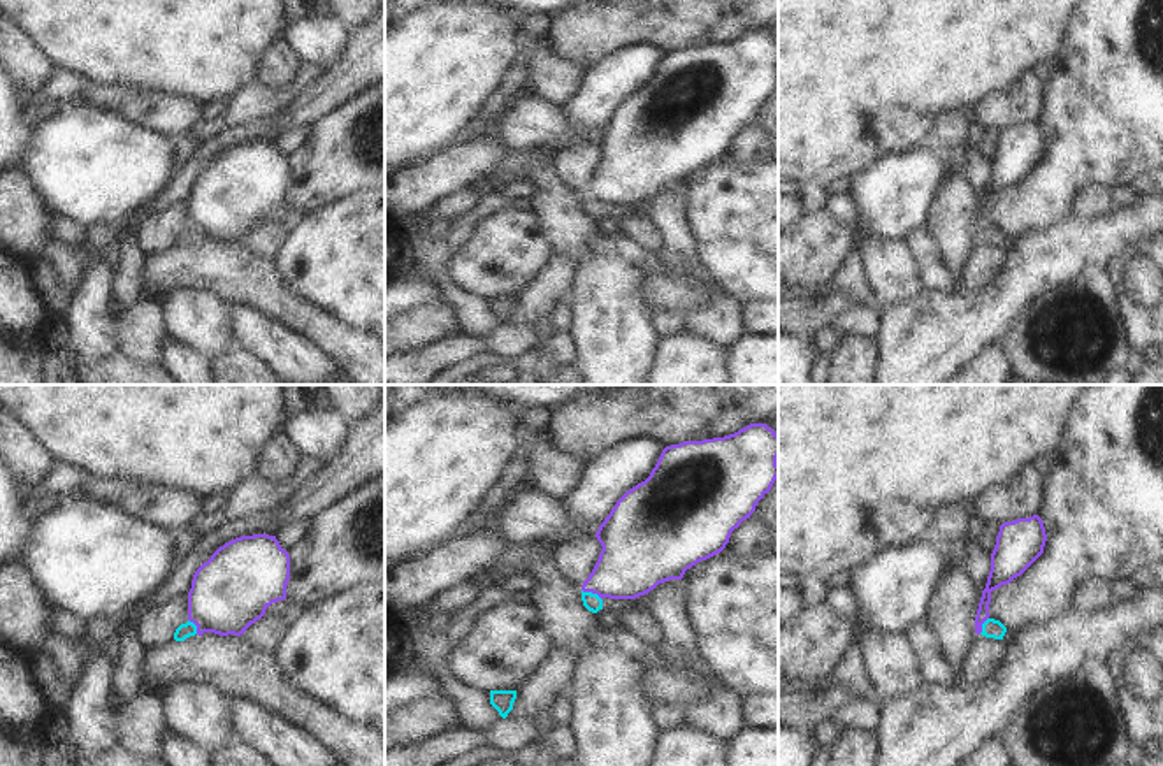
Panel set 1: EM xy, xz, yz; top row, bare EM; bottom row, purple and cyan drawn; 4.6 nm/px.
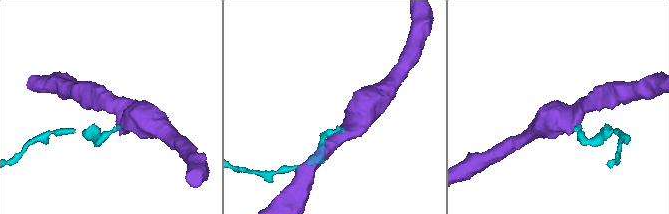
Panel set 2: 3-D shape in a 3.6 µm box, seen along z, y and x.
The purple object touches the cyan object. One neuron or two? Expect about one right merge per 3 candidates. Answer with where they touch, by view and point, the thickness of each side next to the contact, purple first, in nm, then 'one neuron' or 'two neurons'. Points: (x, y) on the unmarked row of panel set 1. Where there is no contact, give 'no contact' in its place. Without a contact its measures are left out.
meets purple in xz at (592, 199); 320 nm thick on the purple side, 80 nm on the other; two neurons

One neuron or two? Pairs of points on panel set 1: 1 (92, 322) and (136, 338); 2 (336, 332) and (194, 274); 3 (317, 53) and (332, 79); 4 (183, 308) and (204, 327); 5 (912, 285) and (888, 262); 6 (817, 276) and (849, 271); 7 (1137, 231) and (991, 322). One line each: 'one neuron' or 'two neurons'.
1: two neurons
2: one neuron
3: two neurons
4: one neuron
5: one neuron
6: two neurons
7: one neuron

